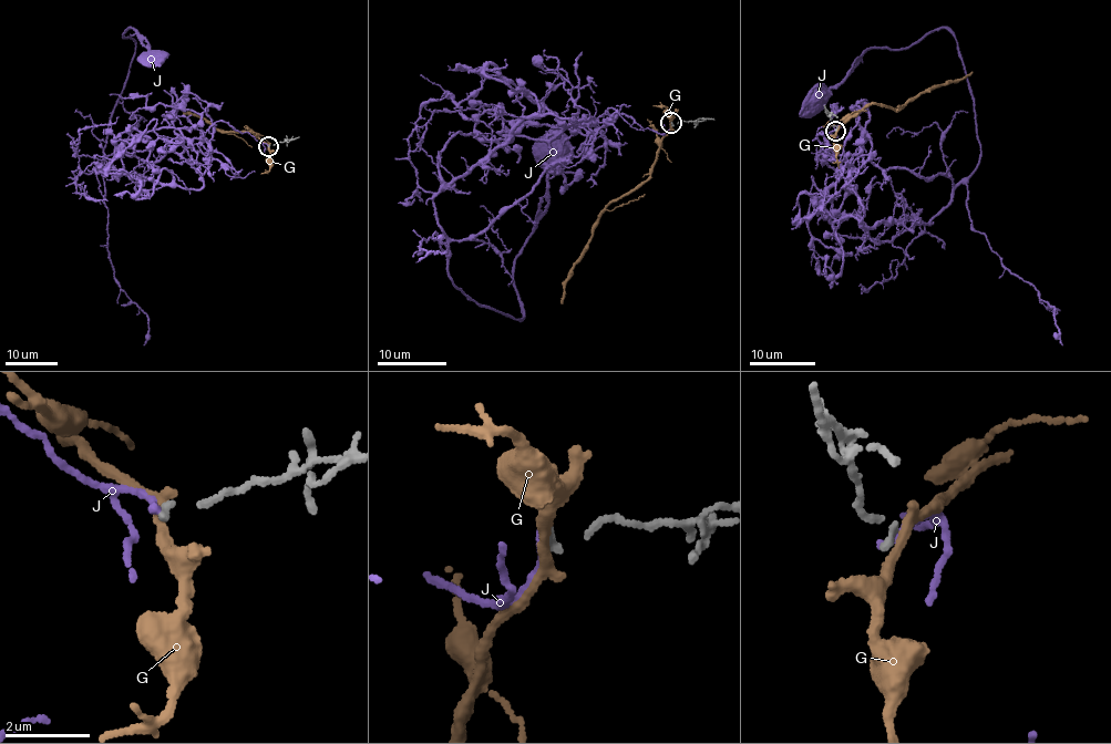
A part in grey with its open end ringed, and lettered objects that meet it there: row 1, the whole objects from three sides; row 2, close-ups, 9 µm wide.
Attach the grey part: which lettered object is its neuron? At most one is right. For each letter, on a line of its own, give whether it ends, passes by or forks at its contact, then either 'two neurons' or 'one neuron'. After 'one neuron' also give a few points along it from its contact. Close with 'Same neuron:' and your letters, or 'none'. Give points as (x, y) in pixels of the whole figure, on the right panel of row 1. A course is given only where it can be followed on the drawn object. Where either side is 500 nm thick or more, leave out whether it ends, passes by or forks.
G: it passes by; two neurons
J: it ends; two neurons
Same neuron: none

